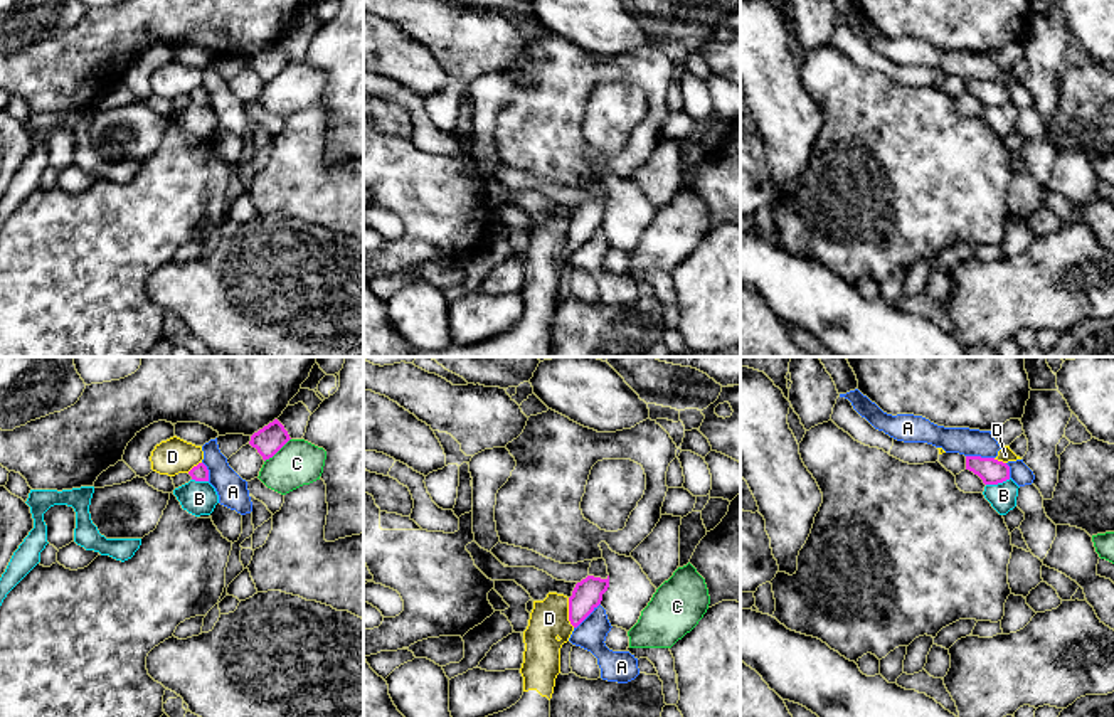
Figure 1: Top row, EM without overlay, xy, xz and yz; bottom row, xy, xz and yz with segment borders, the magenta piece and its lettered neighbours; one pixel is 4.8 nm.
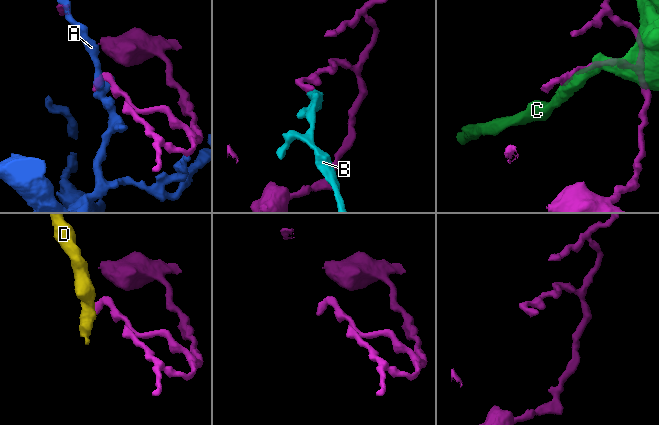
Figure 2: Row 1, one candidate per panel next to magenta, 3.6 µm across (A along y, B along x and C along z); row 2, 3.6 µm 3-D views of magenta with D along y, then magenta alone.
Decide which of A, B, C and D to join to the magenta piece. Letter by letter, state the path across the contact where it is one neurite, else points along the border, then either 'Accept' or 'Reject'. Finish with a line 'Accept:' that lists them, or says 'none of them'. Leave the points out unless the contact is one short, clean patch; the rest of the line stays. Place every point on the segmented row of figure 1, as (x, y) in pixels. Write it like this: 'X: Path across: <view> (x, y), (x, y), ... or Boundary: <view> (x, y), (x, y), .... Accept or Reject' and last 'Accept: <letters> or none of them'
A: Reject
B: Boundary: yz (1010, 478), (986, 485). Reject
C: Reject
D: Reject
Accept: none of them

